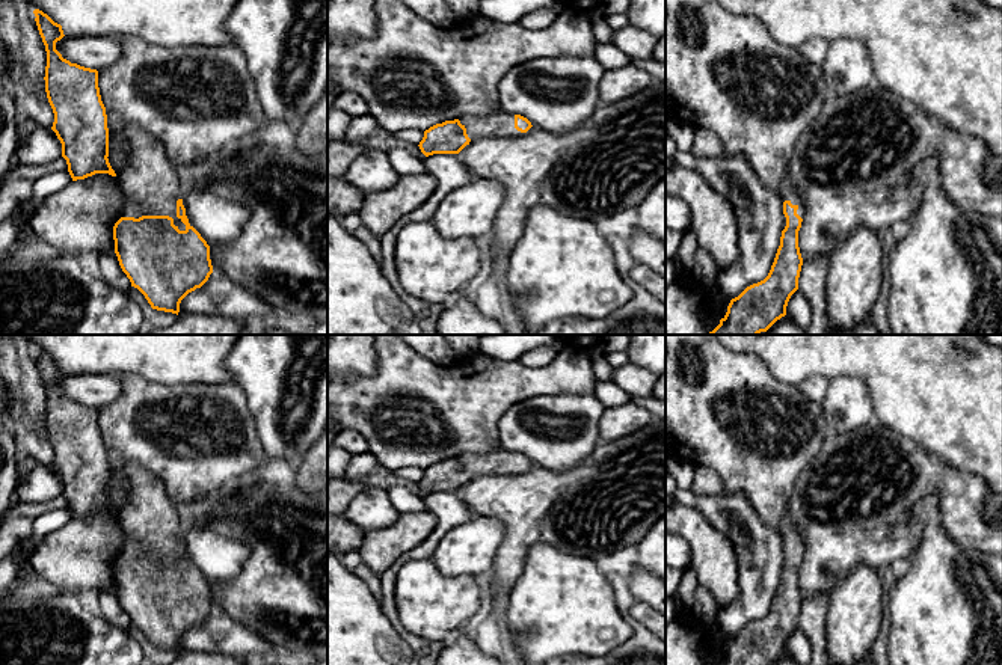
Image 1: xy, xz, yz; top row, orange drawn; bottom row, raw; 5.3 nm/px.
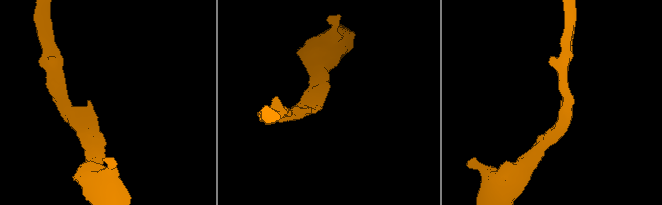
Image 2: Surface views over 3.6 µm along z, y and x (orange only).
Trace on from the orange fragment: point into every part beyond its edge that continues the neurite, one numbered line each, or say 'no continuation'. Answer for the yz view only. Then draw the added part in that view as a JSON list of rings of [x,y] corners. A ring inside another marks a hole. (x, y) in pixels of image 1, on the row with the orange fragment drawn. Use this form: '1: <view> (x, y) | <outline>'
1: yz (786, 190) | [[[785,172],[780,188],[779,188],[780,198],[785,201],[789,201],[792,205],[797,205],[797,214],[803,219],[804,217],[804,205],[800,193],[795,190],[795,187],[791,184],[788,172]]]

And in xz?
1: xz (501, 124) | [[[503,110],[483,116],[463,115],[459,121],[466,128],[466,134],[471,140],[522,134],[515,128],[515,115]]]

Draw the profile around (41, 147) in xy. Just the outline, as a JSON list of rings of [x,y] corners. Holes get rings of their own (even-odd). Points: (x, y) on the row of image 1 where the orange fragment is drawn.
[[[38,127],[18,143],[15,160],[21,164],[47,164],[62,157],[62,143],[51,128]]]

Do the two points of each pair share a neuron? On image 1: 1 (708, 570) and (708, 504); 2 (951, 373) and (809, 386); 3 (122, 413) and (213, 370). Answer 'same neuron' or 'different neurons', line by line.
1: different neurons
2: different neurons
3: different neurons

